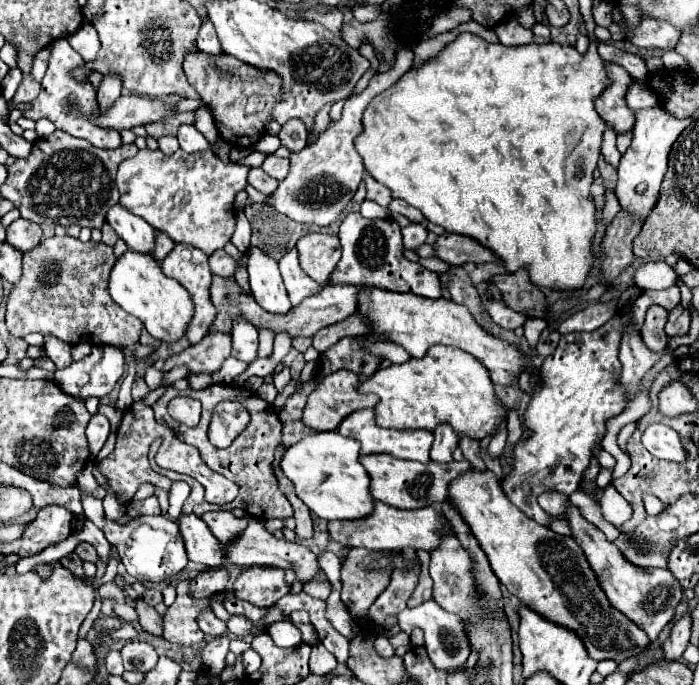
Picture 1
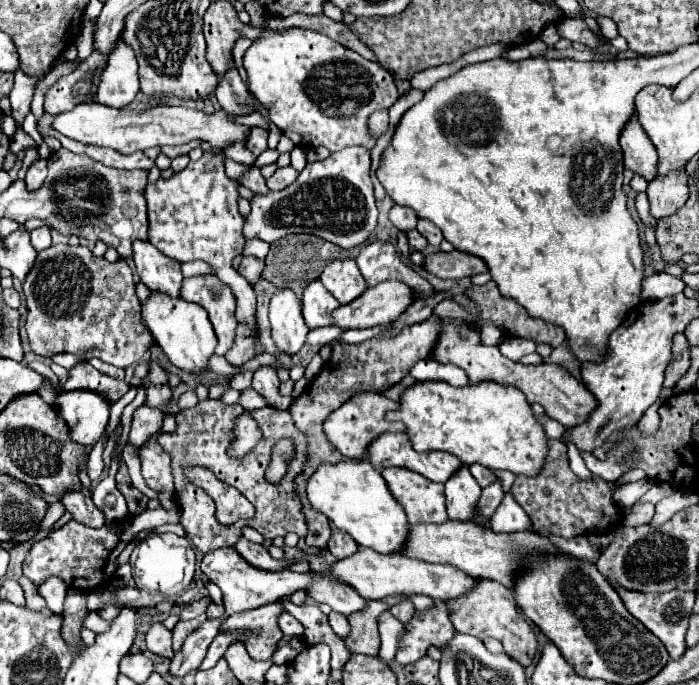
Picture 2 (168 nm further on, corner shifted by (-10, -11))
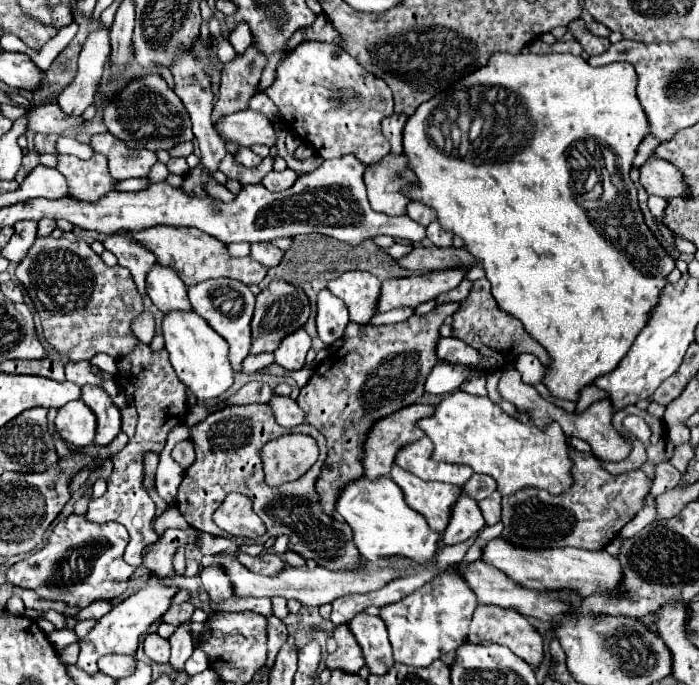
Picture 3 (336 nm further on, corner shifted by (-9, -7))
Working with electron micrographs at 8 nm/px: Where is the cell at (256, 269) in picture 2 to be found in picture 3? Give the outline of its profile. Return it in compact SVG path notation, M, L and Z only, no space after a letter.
M253 243L251 245L251 259L263 263L265 267L275 267L283 257L283 251L269 245L269 243Z

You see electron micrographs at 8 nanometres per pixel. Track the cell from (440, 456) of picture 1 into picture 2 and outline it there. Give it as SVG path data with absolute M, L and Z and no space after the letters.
M468 465L460 467L460 471L448 479L446 483L446 509L448 519L452 521L472 521L476 513L476 505L480 499L480 485L470 475Z

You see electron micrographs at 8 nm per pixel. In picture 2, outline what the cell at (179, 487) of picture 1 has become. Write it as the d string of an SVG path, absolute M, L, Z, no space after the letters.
M172 507L172 509L156 509L156 511L144 511L140 515L136 515L134 519L122 521L118 525L108 525L102 529L90 529L84 527L78 521L68 521L64 527L52 531L46 539L34 543L34 547L30 549L30 553L26 555L24 561L24 575L36 585L40 587L48 577L58 577L66 583L68 589L78 589L78 591L92 591L96 587L104 583L108 583L110 579L114 579L114 573L118 569L118 555L120 555L120 537L122 537L122 551L126 549L126 545L142 531L148 527L158 527L164 523L178 523L180 521L180 509Z

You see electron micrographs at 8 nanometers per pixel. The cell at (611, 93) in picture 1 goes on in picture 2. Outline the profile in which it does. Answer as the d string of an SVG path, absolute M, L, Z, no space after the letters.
M634 115L632 123L626 125L620 137L620 145L624 151L624 165L626 169L632 169L634 173L642 175L648 183L656 179L656 167L658 167L658 155L652 147L652 141L648 135L644 135L644 129L638 123L638 117Z

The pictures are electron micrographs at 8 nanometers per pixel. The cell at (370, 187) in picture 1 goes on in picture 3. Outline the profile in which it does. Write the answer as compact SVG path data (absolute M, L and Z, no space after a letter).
M411 201L411 203L407 205L407 215L409 215L413 221L417 221L419 225L425 225L425 227L435 221L435 213L433 213L427 205L421 205L421 203L417 203L417 201Z

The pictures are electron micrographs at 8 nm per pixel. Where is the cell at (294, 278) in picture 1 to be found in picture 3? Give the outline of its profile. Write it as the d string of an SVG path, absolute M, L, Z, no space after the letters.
M321 289L317 293L317 335L325 345L331 345L333 341L341 339L343 329L349 323L349 315L345 311L345 305L341 305L341 299L331 295L331 291Z

